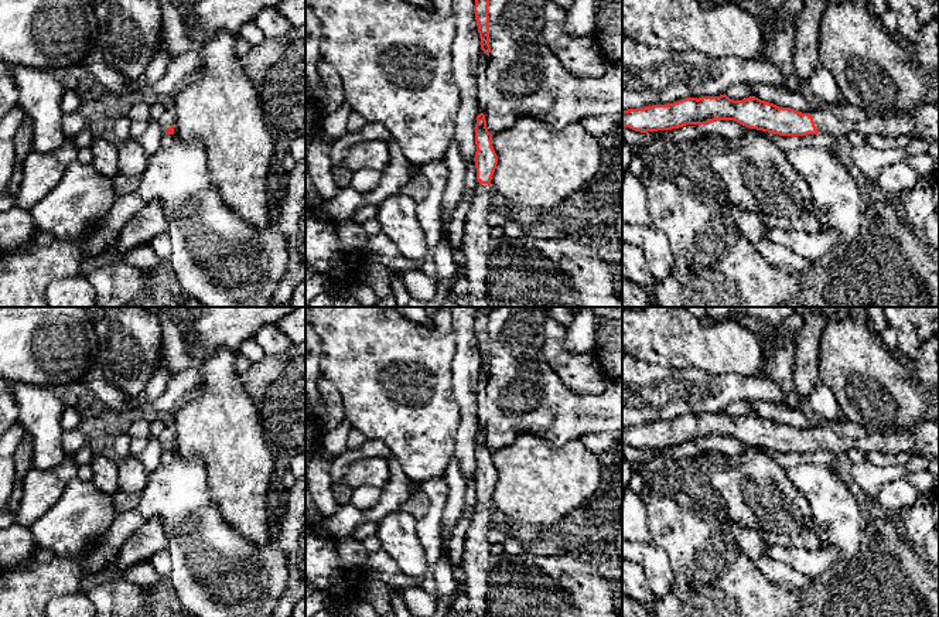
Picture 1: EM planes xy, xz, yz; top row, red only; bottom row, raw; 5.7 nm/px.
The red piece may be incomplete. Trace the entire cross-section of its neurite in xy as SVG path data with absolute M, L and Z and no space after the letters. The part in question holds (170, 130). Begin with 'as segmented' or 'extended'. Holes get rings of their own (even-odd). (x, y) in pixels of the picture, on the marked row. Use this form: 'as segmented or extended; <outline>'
extended; M170 106L160 117L158 123L164 129L165 134L174 134L175 115Z

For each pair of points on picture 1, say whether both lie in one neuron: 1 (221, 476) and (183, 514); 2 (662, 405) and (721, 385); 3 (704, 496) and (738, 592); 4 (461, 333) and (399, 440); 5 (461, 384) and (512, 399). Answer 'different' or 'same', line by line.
1: different
2: same
3: different
4: different
5: different

